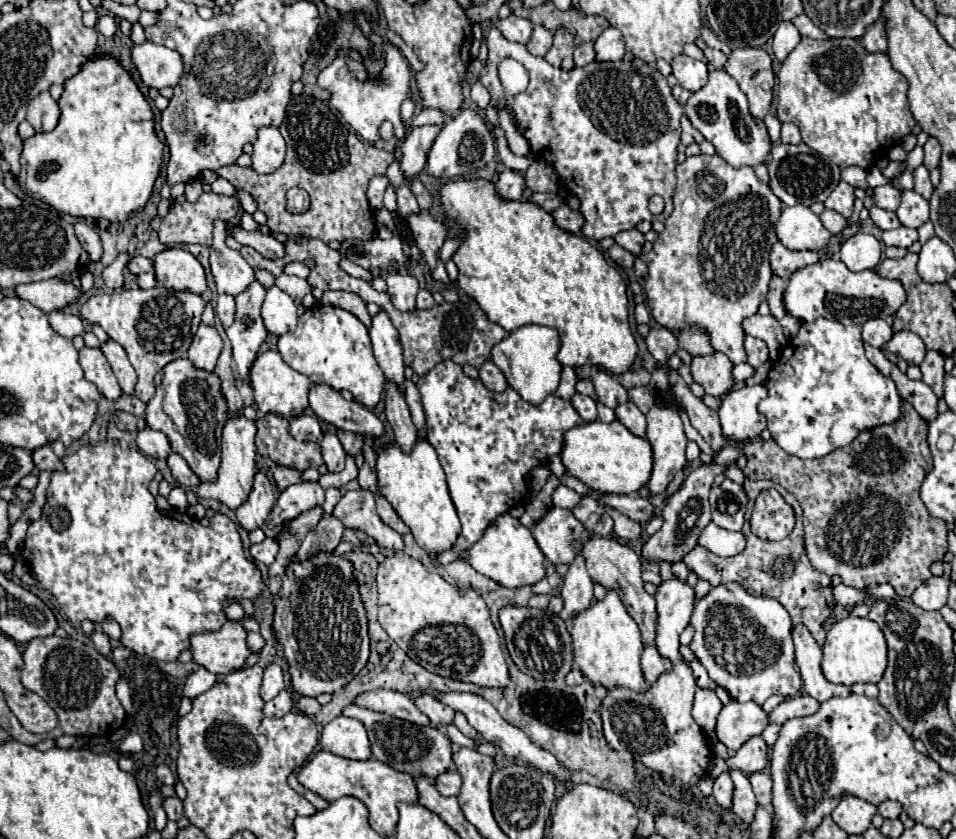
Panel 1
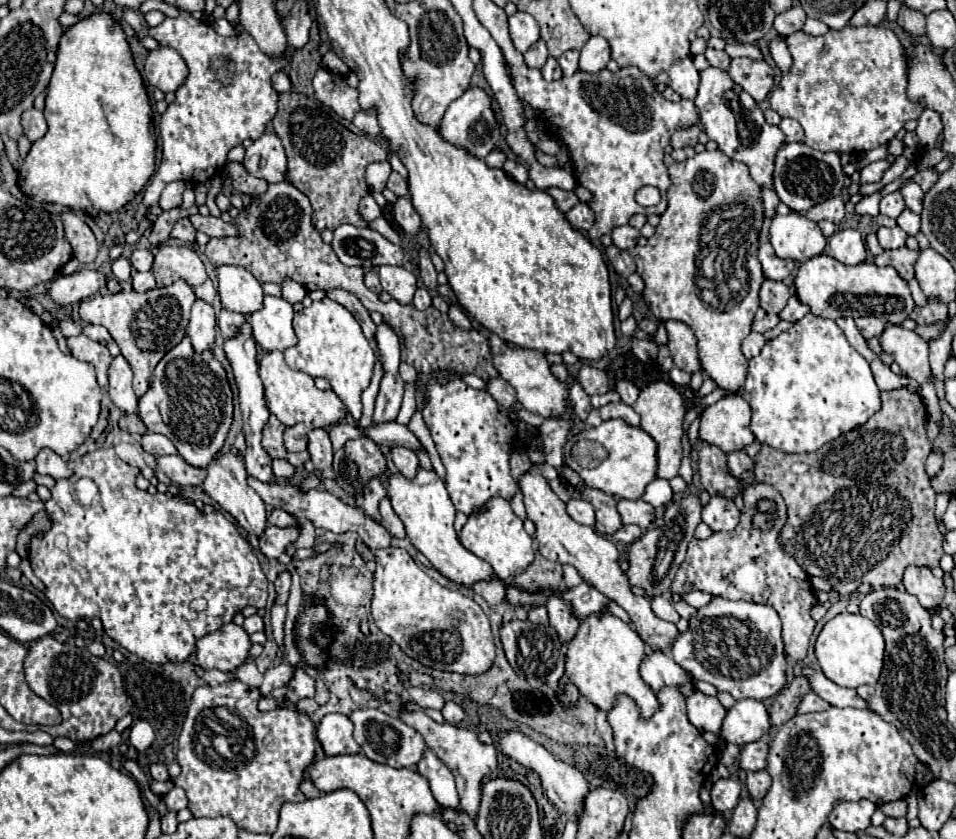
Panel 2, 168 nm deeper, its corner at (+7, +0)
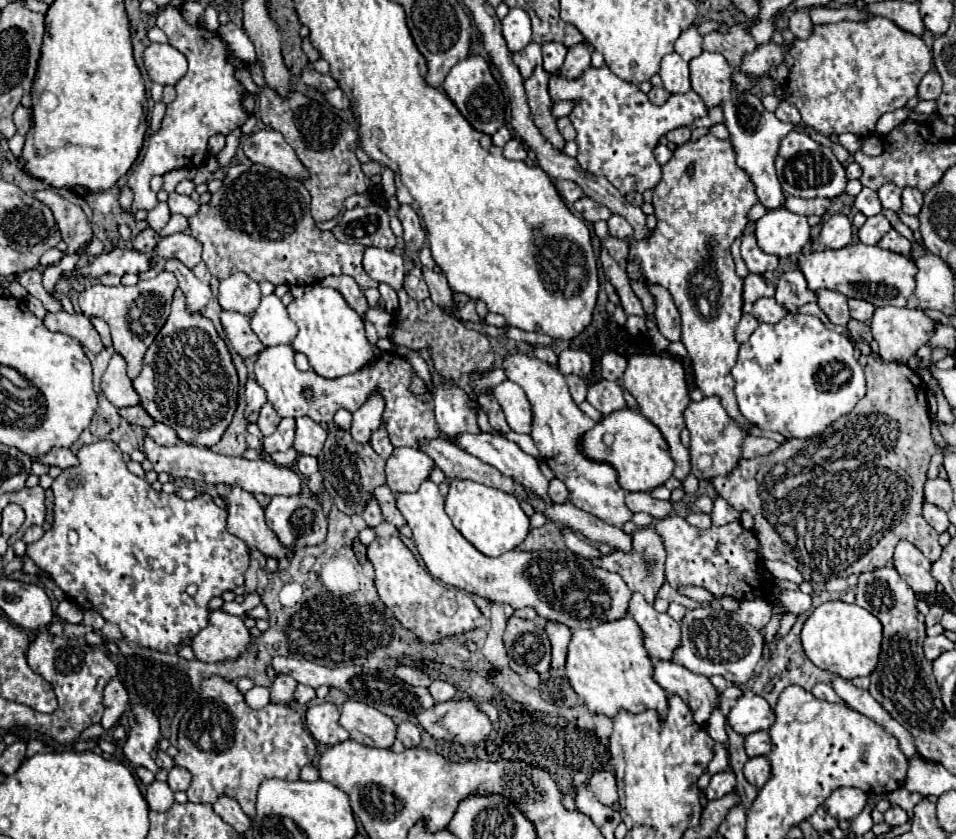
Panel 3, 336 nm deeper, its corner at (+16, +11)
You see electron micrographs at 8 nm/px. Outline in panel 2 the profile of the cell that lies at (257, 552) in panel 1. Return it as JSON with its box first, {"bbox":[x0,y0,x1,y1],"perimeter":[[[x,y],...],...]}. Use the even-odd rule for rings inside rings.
{"bbox":[259,525,301,559],"perimeter":[[[269,525],[263,533],[263,537],[259,539],[261,553],[269,559],[279,557],[291,543],[297,541],[299,533],[301,533],[299,525],[293,525],[293,527],[273,527],[273,525]]]}

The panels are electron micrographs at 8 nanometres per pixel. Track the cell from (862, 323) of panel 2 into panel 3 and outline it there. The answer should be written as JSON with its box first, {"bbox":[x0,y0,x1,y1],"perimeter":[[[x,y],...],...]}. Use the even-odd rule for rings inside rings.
{"bbox":[848,300,874,322],"perimeter":[[[848,300],[848,306],[850,306],[850,316],[854,320],[860,320],[860,322],[868,322],[874,314],[874,306],[864,302],[864,300]]]}

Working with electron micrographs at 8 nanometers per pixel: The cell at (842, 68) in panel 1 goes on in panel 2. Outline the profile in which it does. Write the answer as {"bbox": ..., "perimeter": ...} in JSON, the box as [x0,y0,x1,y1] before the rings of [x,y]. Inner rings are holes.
{"bbox":[771,27,923,153],"perimeter":[[[843,27],[841,31],[831,29],[821,37],[807,33],[793,33],[785,37],[789,53],[793,57],[793,67],[785,73],[771,93],[771,109],[781,117],[791,117],[805,129],[805,145],[817,151],[841,153],[861,153],[889,143],[897,131],[909,119],[919,119],[923,105],[907,97],[907,69],[909,59],[899,37],[883,27]]]}

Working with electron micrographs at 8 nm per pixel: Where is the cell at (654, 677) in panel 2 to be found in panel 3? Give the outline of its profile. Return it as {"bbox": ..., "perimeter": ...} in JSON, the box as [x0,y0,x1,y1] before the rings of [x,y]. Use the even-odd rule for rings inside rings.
{"bbox":[652,660,720,724],"perimeter":[[[652,660],[654,674],[652,678],[668,692],[680,696],[692,710],[696,724],[706,724],[714,706],[718,706],[720,696],[706,676],[688,672],[688,668],[668,662],[668,660]]]}

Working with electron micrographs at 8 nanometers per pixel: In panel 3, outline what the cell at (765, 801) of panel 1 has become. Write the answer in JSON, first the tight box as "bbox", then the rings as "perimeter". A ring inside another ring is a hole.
{"bbox":[744,756,770,788],"perimeter":[[[766,756],[750,758],[750,760],[744,764],[744,776],[746,776],[746,780],[748,780],[752,786],[762,788],[762,786],[766,784],[766,780],[770,778],[768,758],[766,758]]]}

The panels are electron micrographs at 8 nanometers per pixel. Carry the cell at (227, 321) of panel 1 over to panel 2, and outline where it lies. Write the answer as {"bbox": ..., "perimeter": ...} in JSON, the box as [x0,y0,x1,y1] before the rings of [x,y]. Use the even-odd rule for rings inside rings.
{"bbox":[217,311,247,339],"perimeter":[[[221,311],[221,315],[219,315],[219,319],[217,319],[217,325],[219,325],[219,329],[221,329],[221,333],[223,333],[223,337],[225,339],[231,339],[233,335],[237,335],[239,333],[239,329],[243,327],[243,323],[245,323],[247,319],[245,319],[245,315],[239,315],[239,313],[231,313],[231,311]]]}

